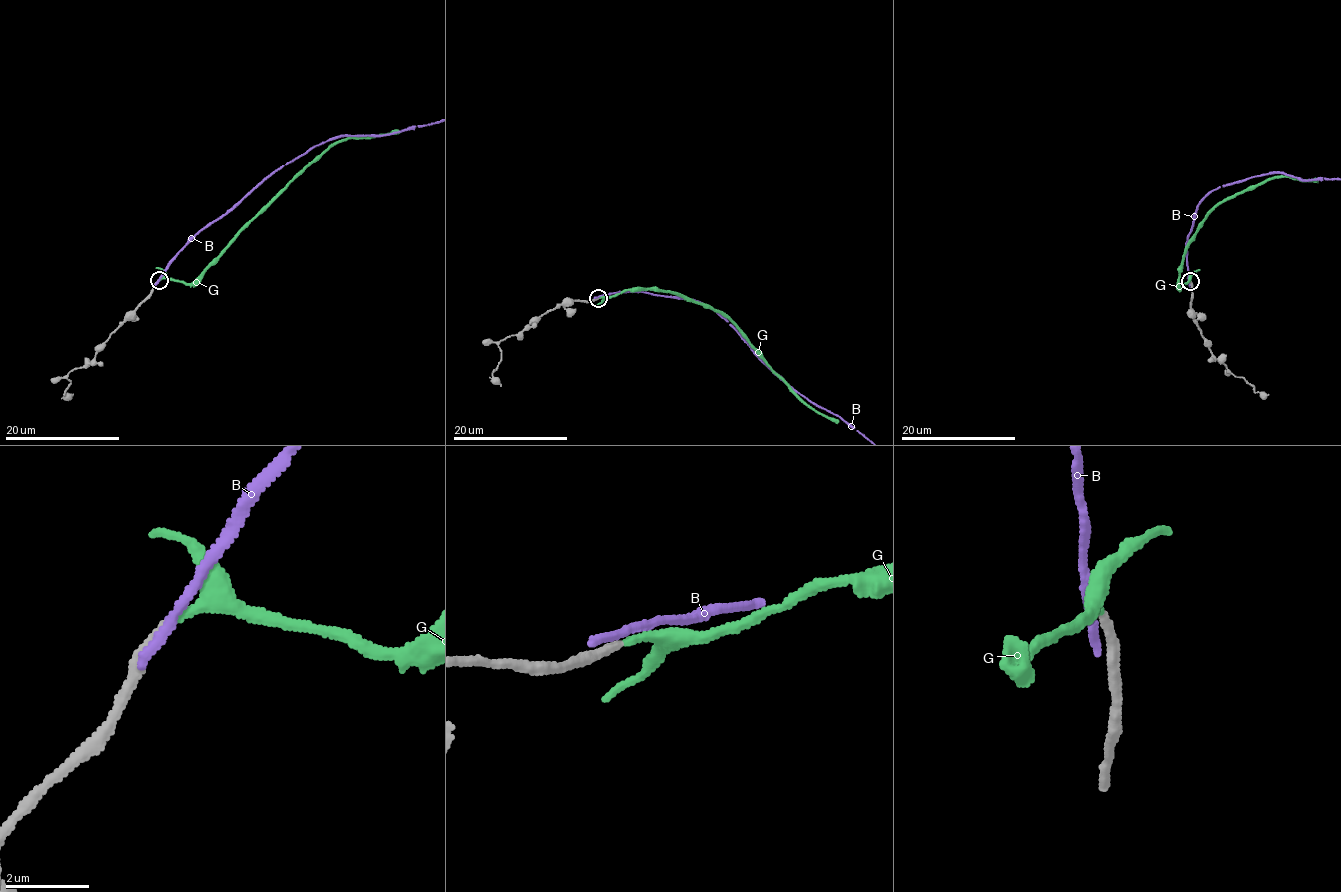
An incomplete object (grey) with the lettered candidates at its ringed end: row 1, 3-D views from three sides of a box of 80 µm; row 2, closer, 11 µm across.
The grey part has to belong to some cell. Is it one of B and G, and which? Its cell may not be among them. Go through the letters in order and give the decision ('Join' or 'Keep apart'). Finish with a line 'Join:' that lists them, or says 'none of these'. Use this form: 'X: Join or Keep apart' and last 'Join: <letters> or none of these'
B: Keep apart
G: Join
Join: G

